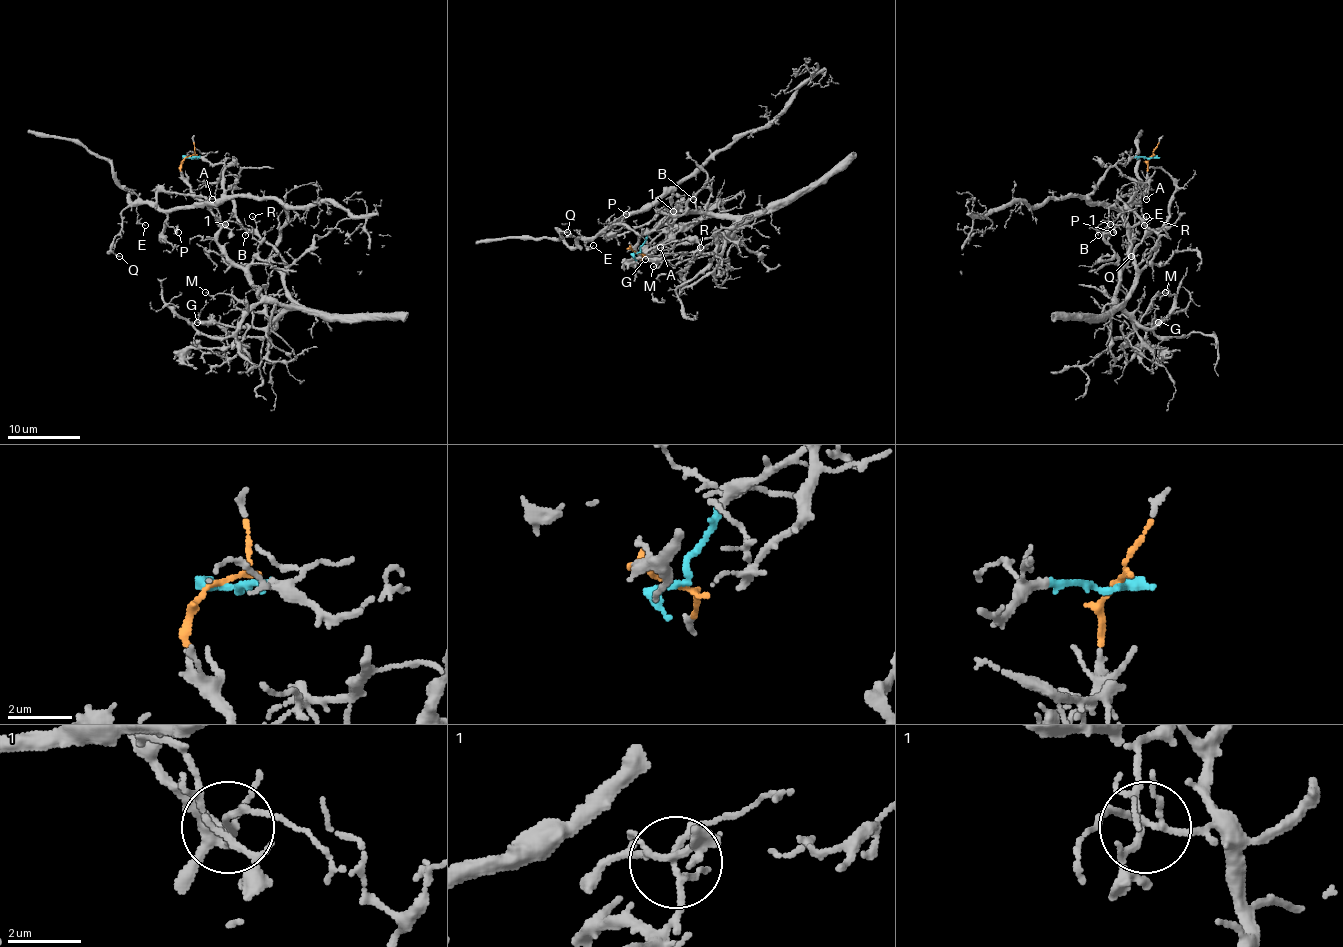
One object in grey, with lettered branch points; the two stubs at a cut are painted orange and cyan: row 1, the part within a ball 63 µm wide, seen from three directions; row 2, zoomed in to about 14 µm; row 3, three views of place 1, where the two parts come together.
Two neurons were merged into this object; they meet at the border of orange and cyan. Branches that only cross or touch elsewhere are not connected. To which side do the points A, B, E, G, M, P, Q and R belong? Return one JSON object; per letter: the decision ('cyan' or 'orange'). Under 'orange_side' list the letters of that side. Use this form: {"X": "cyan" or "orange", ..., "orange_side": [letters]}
{"A": "cyan", "B": "orange", "E": "cyan", "G": "orange", "M": "orange", "P": "cyan", "Q": "cyan", "R": "orange", "orange_side": ["B", "G", "M", "R"]}

